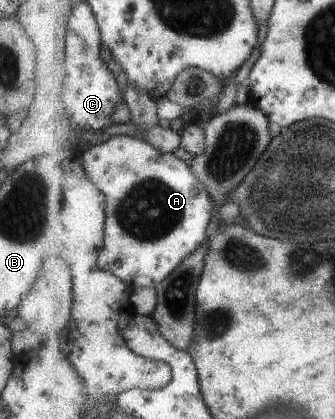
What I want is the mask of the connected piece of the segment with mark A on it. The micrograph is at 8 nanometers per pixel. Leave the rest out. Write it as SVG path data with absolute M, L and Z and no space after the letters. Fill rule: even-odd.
M128 135L112 136L82 156L90 179L106 196L106 232L98 266L123 279L132 289L159 286L190 254L206 244L215 220L216 202L191 167L174 152L164 153L151 143Z

